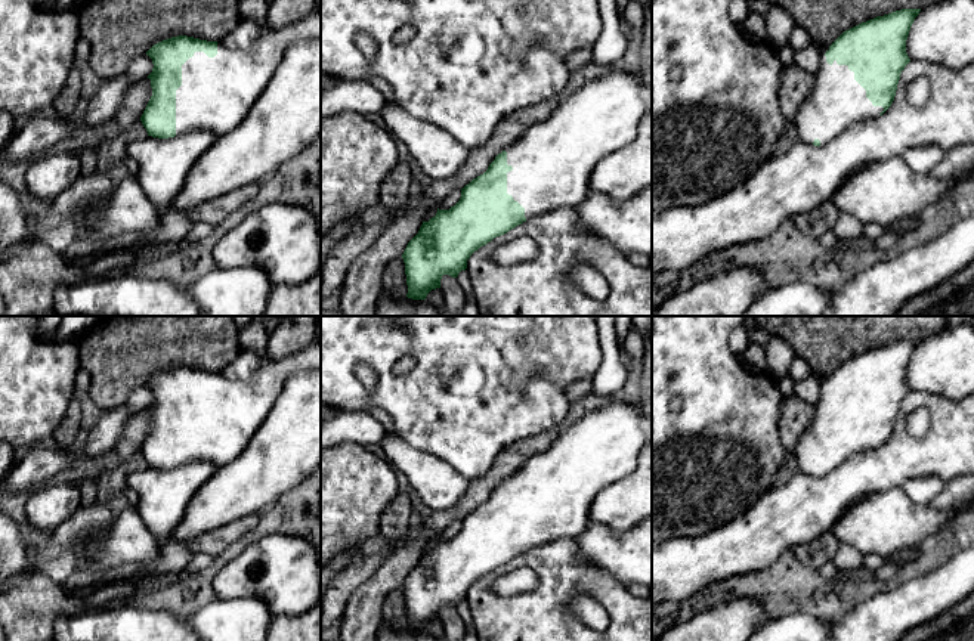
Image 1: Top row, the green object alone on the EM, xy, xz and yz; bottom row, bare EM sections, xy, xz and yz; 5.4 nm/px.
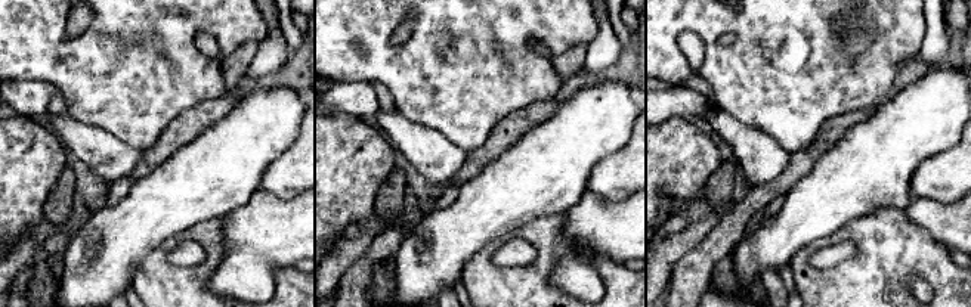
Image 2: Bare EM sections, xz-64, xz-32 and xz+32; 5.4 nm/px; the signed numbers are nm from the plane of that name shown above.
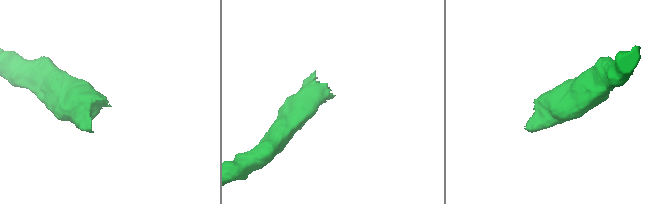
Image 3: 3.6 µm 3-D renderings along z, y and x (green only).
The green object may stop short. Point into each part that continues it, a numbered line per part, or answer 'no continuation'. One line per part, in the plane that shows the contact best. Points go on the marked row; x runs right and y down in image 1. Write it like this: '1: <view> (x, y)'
1: xy (216, 95)

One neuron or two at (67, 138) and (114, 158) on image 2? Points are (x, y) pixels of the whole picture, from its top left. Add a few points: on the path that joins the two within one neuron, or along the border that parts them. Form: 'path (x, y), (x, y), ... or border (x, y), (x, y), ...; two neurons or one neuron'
path (79, 139), (102, 152); one neuron

